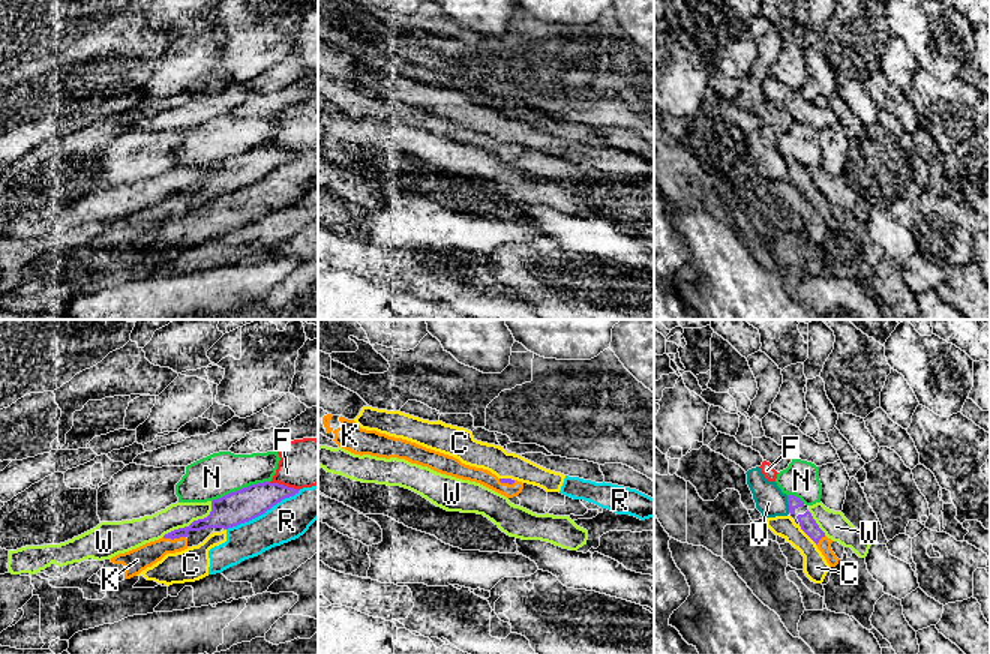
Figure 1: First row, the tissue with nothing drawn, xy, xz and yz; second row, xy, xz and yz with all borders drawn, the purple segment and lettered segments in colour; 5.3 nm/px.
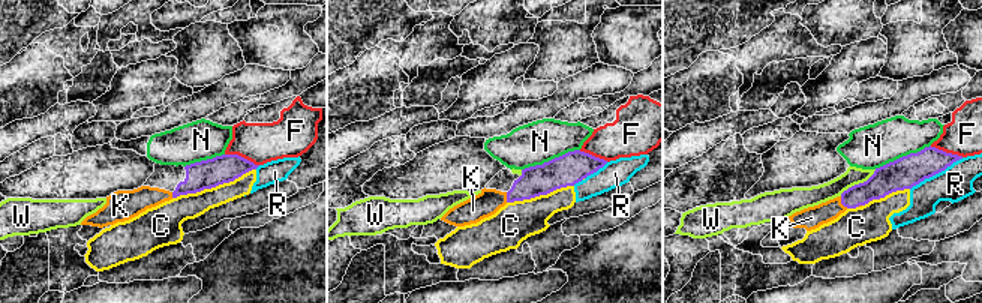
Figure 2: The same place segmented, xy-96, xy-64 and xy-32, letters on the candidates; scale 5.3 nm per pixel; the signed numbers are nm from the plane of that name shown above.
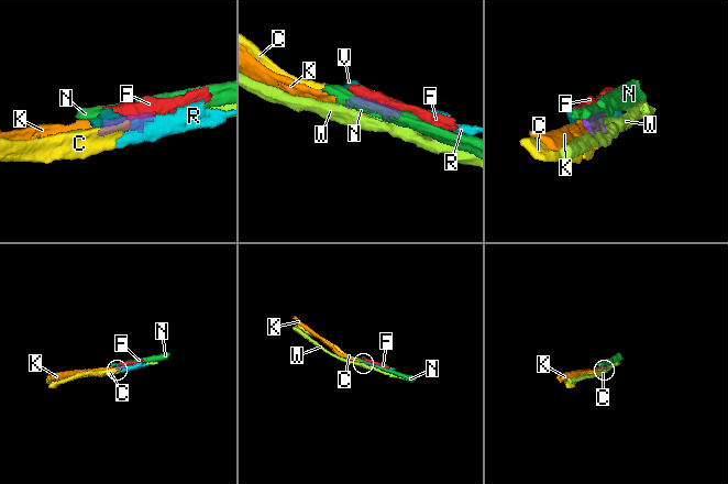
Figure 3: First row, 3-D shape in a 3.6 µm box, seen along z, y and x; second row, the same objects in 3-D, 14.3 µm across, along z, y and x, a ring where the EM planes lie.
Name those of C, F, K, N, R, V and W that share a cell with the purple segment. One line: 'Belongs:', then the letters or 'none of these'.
Belongs: K

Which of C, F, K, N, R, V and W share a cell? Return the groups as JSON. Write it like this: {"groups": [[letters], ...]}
{"groups": [["C", "R"], ["F", "V"], ["K"], ["N"], ["W"]]}

